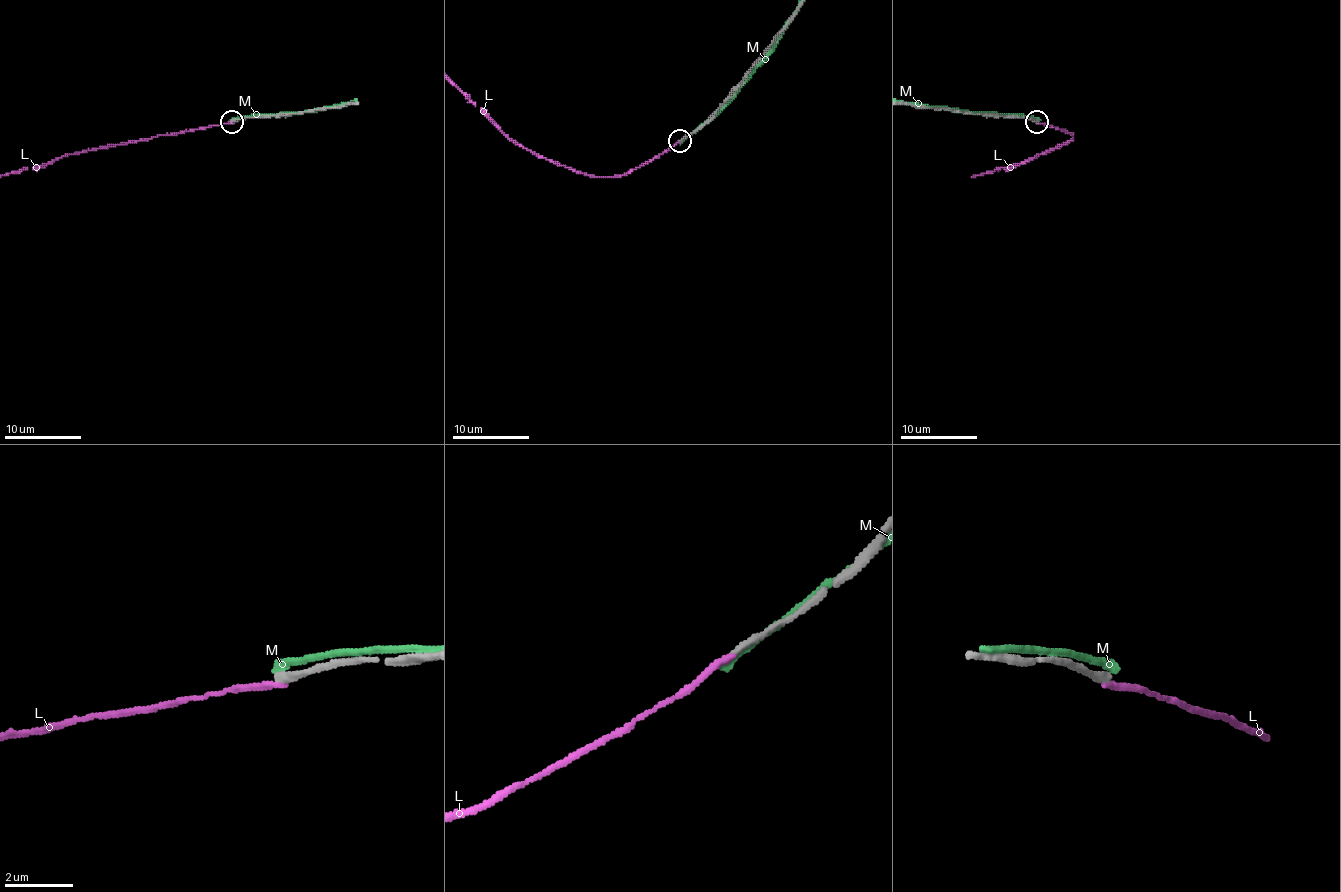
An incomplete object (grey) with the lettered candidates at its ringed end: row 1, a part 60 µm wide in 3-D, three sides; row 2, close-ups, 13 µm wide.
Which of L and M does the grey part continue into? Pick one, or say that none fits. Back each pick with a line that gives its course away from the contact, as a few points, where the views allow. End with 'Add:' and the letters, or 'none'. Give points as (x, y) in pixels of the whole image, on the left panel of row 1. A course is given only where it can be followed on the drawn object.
Add: none

